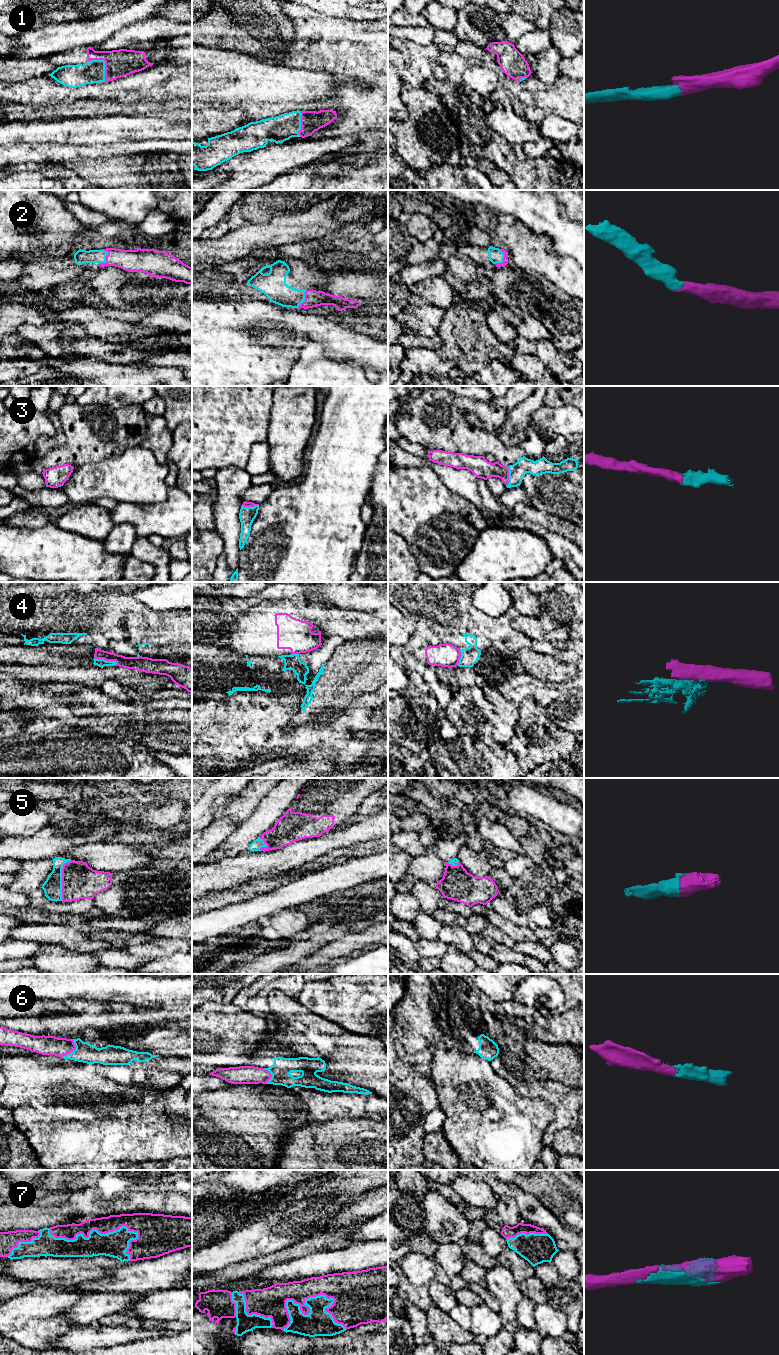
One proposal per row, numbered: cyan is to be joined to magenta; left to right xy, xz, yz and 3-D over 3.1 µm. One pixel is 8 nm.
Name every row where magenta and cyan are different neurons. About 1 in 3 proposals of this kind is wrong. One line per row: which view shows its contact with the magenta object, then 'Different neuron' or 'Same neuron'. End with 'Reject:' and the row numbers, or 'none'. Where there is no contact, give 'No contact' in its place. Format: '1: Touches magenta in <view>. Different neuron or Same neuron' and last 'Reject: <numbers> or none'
1: Touches magenta in xy. Same neuron
2: Touches magenta in xy. Same neuron
3: Touches magenta in yz. Same neuron
4: Touches magenta in xy. Different neuron
5: Touches magenta in xy. Same neuron
6: Touches magenta in xy. Same neuron
7: Touches magenta in xz. Same neuron
Reject: 4

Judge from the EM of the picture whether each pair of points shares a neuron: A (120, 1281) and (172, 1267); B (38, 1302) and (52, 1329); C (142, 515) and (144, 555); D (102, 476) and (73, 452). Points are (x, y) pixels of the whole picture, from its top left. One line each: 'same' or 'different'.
A: same
B: same
C: different
D: different

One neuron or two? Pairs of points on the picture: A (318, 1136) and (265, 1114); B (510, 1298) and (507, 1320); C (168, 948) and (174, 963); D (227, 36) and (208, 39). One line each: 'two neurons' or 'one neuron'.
A: two neurons
B: one neuron
C: two neurons
D: one neuron

